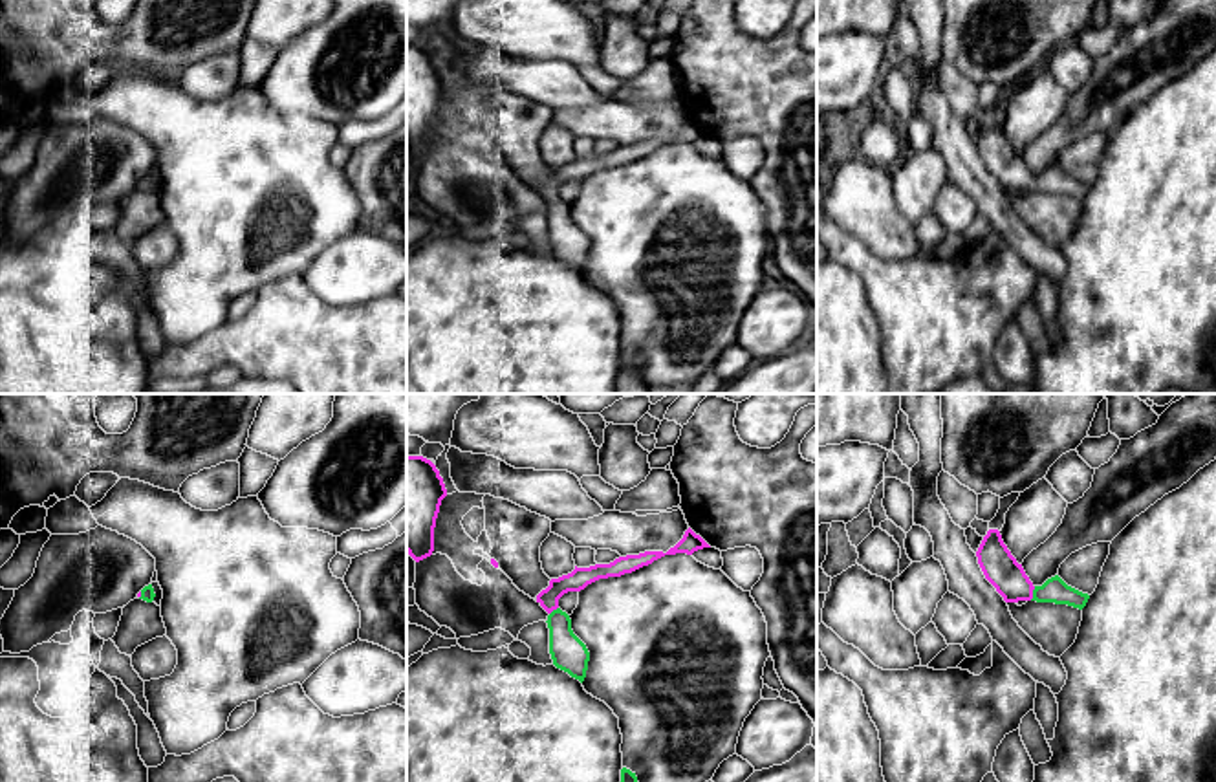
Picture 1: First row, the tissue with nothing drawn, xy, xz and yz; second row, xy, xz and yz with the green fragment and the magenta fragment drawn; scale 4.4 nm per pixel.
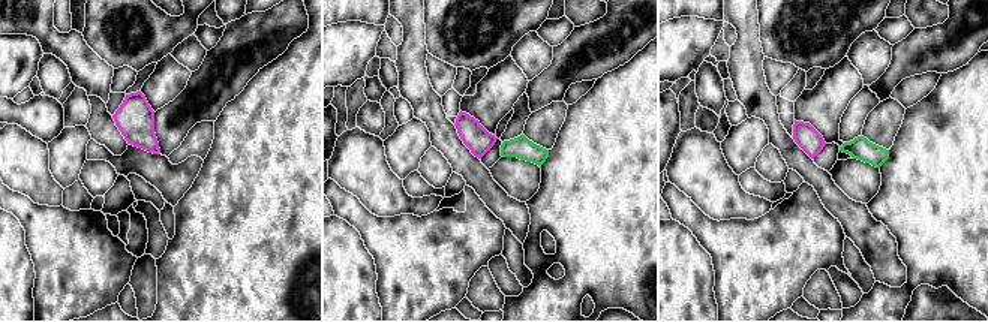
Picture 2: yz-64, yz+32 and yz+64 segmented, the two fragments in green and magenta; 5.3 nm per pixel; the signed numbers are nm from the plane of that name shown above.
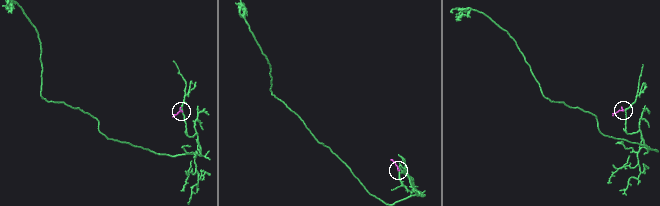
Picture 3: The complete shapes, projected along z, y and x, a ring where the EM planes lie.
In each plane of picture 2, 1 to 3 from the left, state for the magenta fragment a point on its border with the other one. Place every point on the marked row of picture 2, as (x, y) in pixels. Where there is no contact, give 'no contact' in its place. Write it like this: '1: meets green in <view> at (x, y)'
1: no contact
2: no contact
3: no contact

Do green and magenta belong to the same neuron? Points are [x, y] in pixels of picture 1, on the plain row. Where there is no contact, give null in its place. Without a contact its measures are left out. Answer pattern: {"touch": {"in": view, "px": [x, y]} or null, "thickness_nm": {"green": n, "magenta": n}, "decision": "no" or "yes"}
{"touch": {"in": "yz", "px": [1033, 184]}, "thickness_nm": {"green": 110, "magenta": 160}, "decision": "yes"}

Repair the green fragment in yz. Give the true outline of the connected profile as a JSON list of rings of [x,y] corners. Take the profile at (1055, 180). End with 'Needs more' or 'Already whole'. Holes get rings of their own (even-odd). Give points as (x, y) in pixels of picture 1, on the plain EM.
[[[989,119],[978,141],[978,154],[985,168],[996,178],[1005,192],[1037,190],[1068,194],[1082,200],[1090,189],[1068,176],[1059,165],[1048,168],[1042,176],[1035,176],[1026,165],[1022,154],[1011,145],[998,119]]]. Needs more

